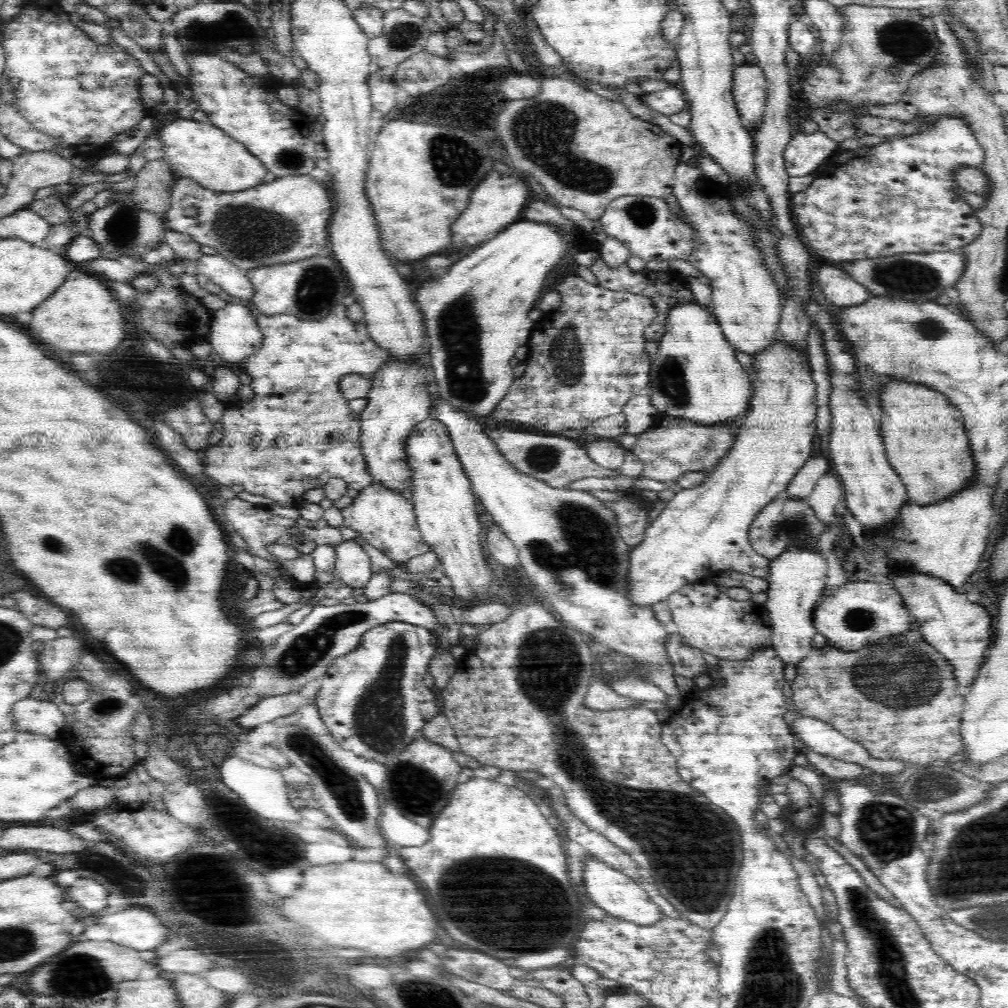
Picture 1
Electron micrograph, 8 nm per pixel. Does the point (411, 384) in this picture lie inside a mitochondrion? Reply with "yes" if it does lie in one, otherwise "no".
no

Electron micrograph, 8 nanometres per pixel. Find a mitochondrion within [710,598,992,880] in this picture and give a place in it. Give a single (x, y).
(883, 676)

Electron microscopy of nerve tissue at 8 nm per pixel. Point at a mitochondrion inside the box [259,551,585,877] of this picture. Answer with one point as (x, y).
(380, 721)

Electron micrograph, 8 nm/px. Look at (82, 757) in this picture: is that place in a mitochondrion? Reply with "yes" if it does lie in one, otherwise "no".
no

